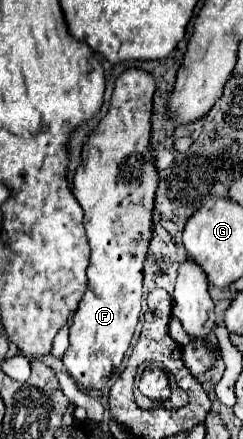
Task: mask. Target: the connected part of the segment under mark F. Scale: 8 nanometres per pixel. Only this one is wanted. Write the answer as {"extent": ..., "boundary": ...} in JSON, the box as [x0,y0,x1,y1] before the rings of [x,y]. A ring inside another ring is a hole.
{"extent":[63,68,159,390],"boundary":[[[129,68],[115,80],[105,118],[87,136],[81,164],[73,176],[73,194],[85,214],[91,248],[87,290],[69,326],[69,348],[63,354],[67,372],[87,390],[101,390],[123,360],[141,312],[143,264],[151,240],[153,196],[159,176],[149,146],[151,102],[155,80],[141,68]]]}

